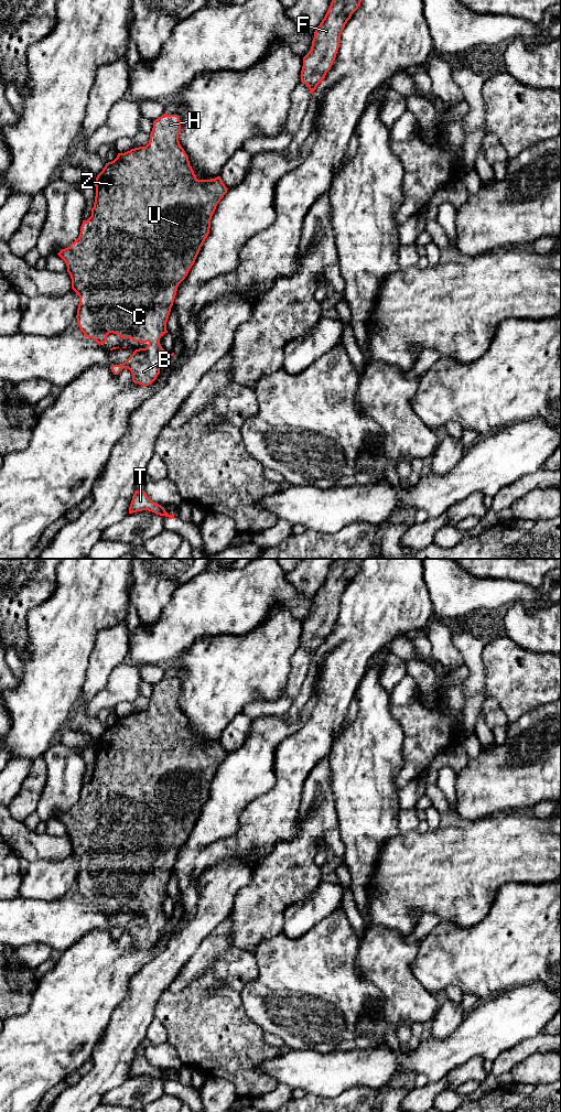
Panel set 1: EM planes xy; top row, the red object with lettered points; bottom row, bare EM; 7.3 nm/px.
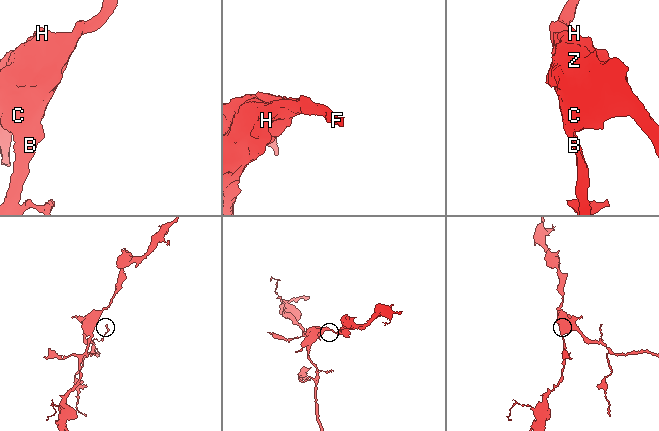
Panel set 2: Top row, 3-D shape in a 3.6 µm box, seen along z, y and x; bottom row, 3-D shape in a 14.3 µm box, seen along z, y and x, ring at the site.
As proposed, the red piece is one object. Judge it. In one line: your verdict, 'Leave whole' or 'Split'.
Leave whole

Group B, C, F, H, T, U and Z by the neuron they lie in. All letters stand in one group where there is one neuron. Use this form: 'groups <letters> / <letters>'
groups B C F H T U Z

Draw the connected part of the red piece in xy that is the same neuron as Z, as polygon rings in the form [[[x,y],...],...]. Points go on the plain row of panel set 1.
[[[164,678],[153,685],[145,711],[118,717],[114,725],[106,727],[95,745],[96,760],[91,780],[83,785],[78,802],[57,818],[66,827],[72,853],[79,861],[76,883],[85,902],[104,908],[107,899],[114,897],[142,908],[149,907],[145,913],[136,914],[123,928],[110,930],[115,939],[128,932],[132,946],[142,950],[151,949],[160,938],[160,931],[174,919],[162,913],[160,903],[168,897],[166,886],[177,851],[194,829],[209,798],[216,770],[228,754],[220,741],[212,744],[196,743],[188,721],[180,709],[180,695],[180,681]]]

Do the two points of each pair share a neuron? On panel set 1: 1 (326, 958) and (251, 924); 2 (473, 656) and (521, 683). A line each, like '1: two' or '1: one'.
1: two
2: two

